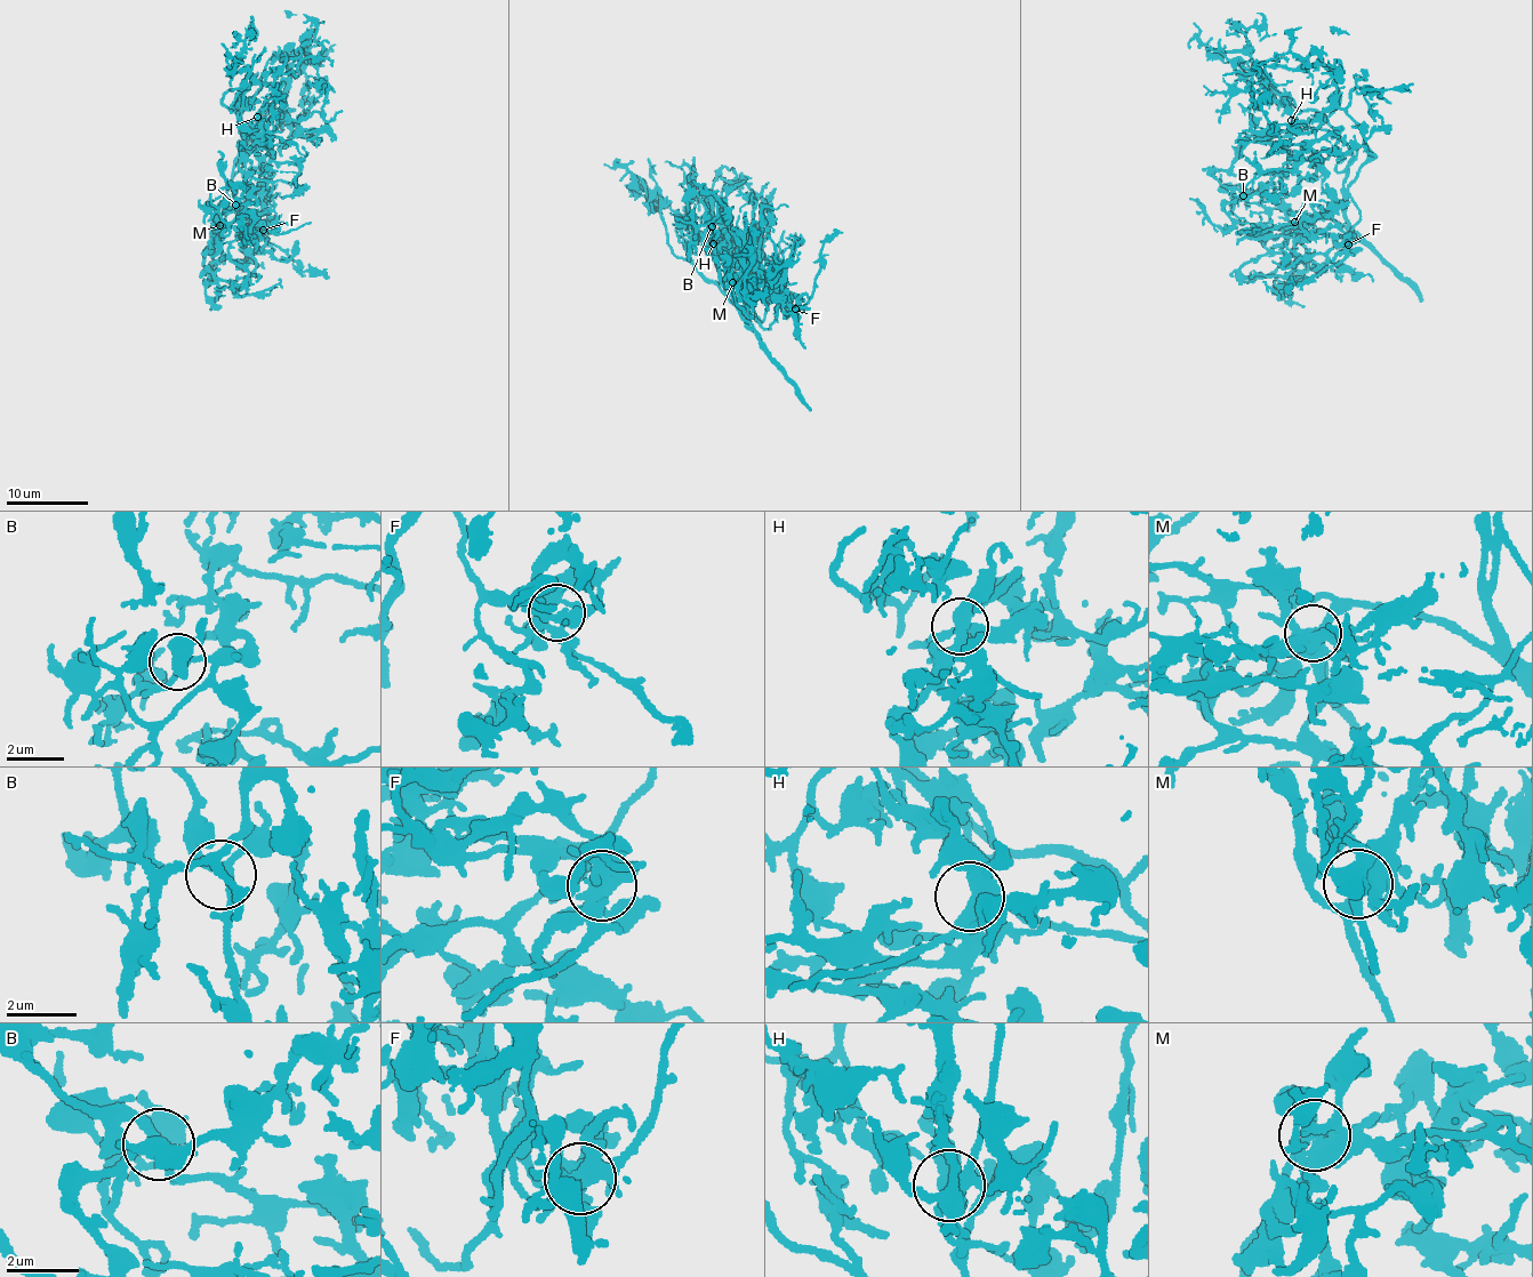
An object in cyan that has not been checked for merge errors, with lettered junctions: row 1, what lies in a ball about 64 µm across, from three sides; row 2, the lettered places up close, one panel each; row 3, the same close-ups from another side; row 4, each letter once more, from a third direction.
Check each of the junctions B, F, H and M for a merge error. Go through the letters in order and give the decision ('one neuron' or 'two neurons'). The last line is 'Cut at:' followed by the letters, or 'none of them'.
B: one neuron
F: one neuron
H: one neuron
M: one neuron
Cut at: none of them

